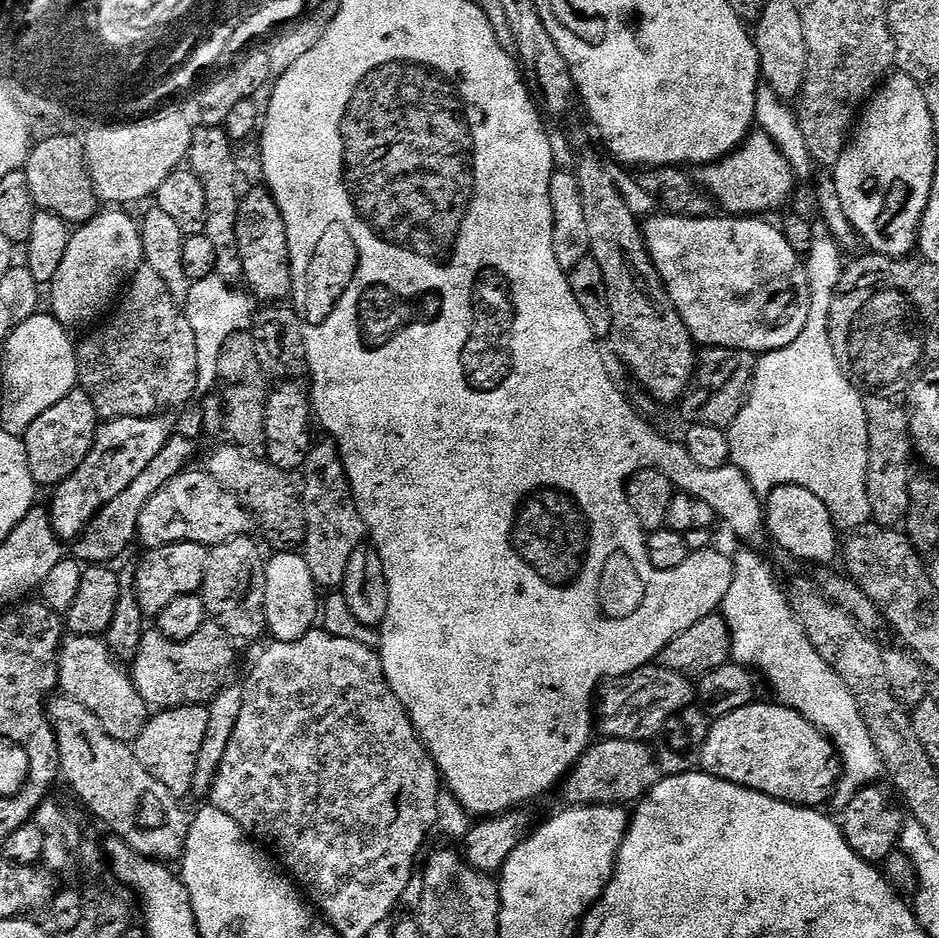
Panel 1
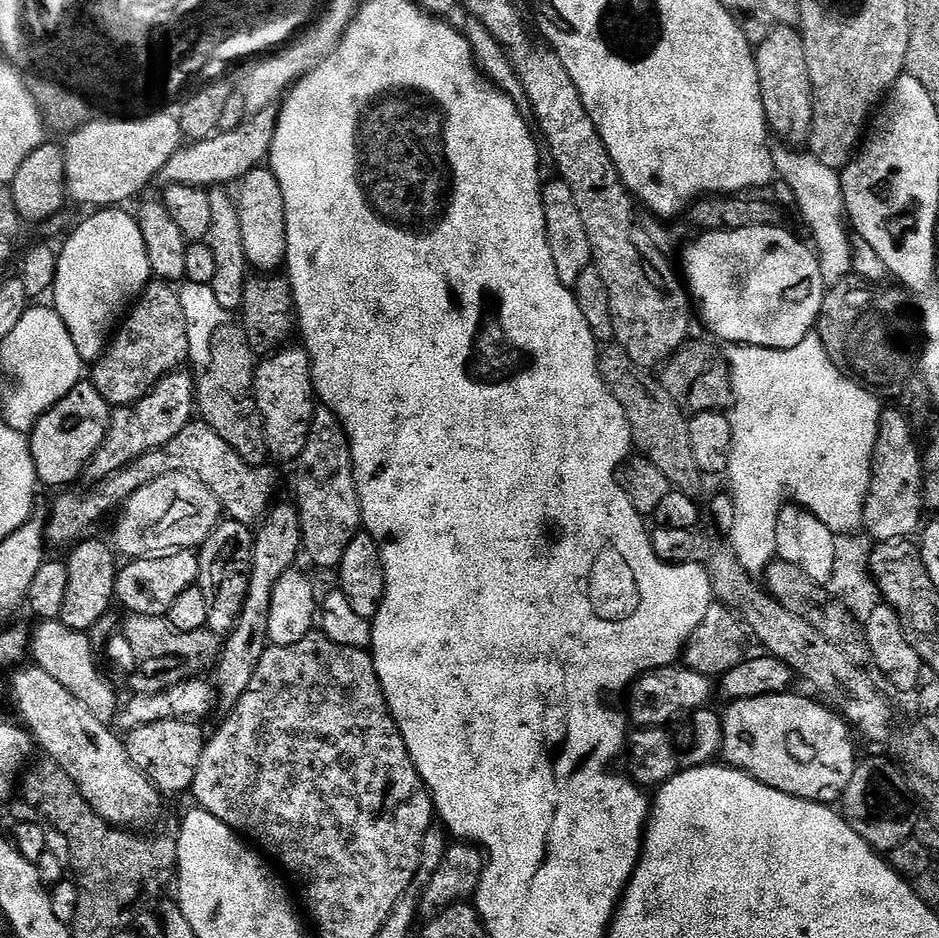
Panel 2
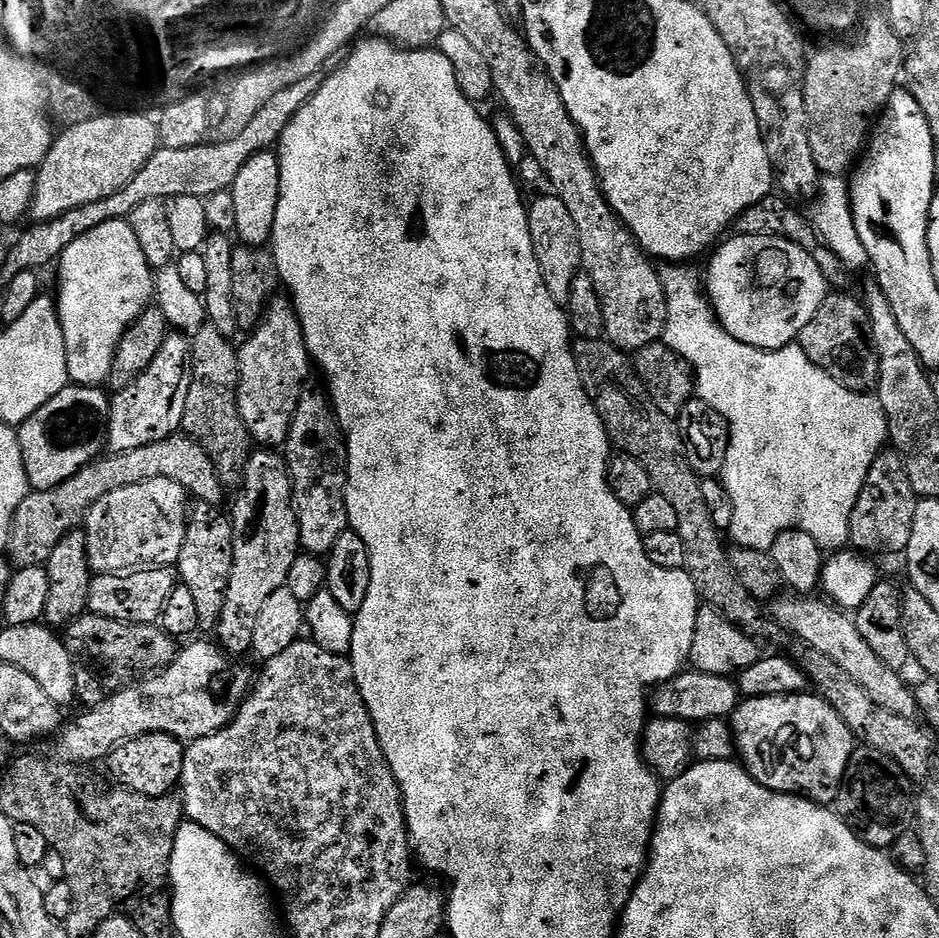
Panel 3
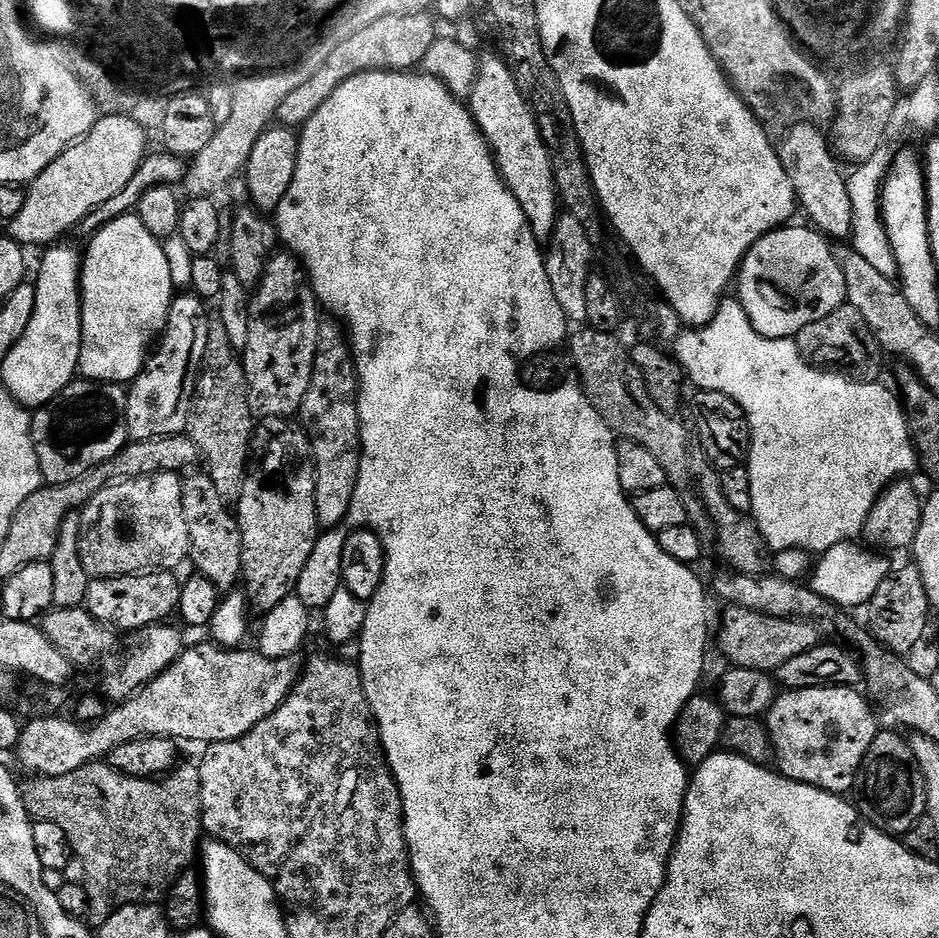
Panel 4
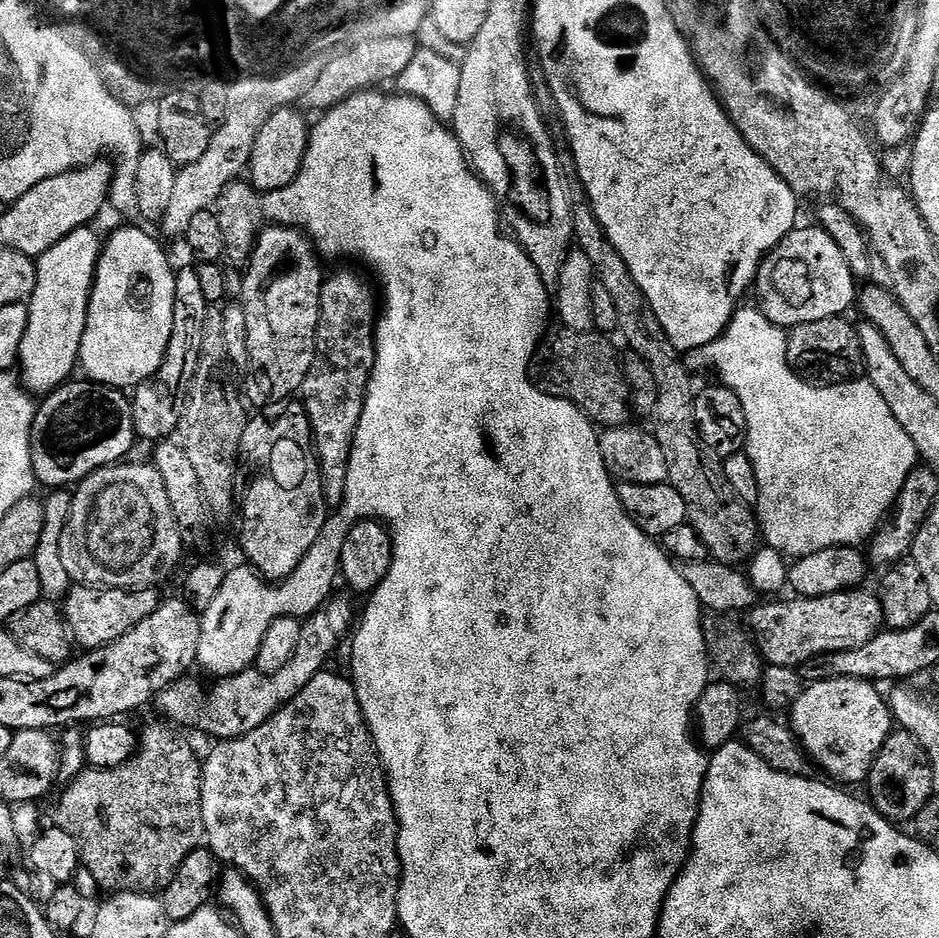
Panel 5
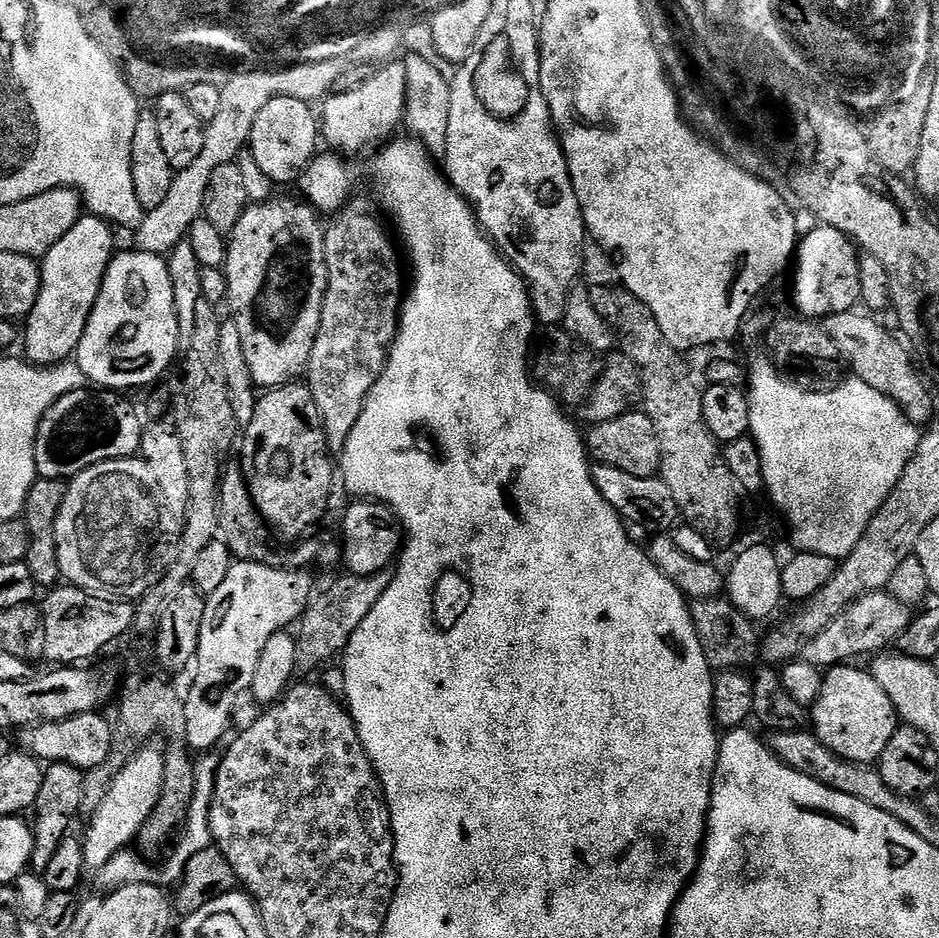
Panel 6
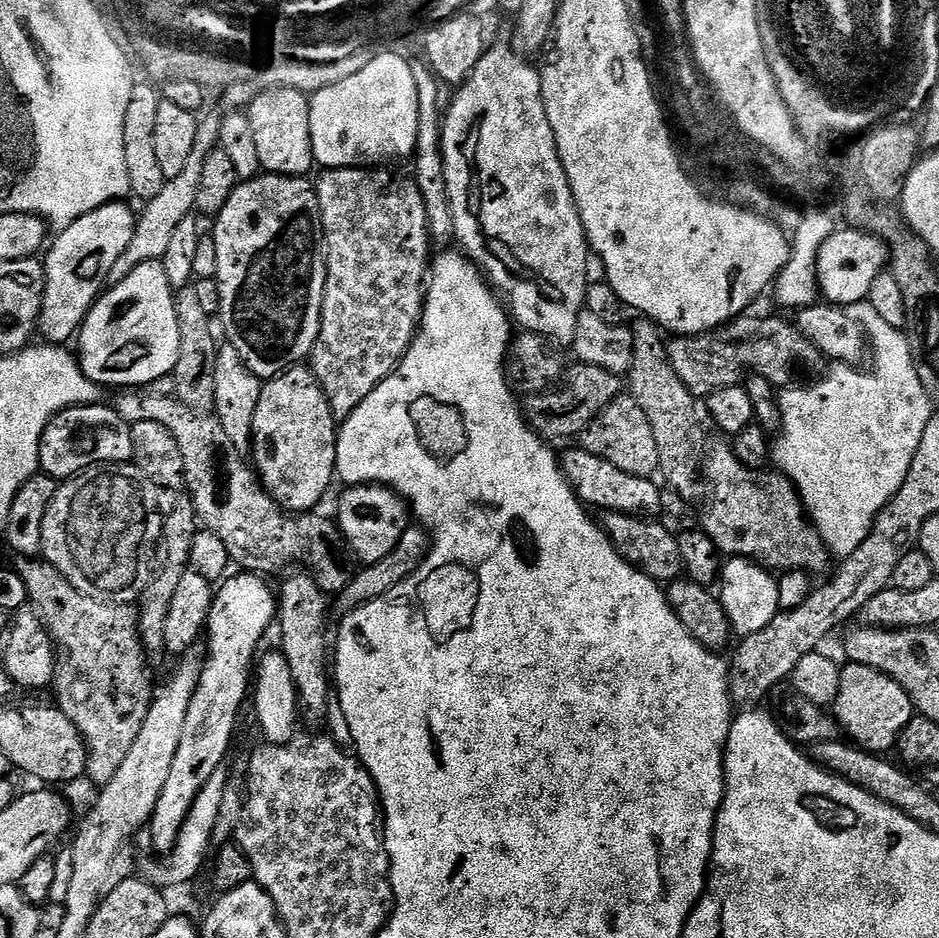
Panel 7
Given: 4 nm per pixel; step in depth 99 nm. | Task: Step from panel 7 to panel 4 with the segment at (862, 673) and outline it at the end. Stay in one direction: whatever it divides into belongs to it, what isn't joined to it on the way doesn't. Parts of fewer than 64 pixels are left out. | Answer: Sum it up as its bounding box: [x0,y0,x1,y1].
[766,688,878,794]

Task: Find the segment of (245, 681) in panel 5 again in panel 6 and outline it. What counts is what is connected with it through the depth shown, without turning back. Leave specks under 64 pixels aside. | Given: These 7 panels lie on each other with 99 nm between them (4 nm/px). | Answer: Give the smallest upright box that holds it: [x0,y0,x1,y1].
[295,570,393,673]

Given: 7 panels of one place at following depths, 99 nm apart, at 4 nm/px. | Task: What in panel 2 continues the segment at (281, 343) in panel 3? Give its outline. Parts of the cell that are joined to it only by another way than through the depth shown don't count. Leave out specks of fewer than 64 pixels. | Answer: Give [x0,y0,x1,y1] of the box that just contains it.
[253,346,318,462]

